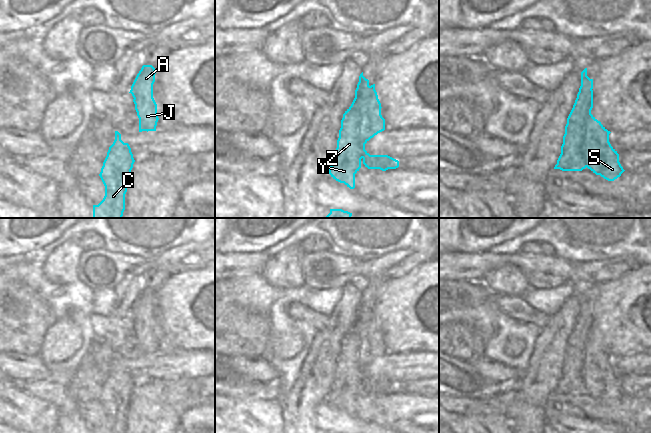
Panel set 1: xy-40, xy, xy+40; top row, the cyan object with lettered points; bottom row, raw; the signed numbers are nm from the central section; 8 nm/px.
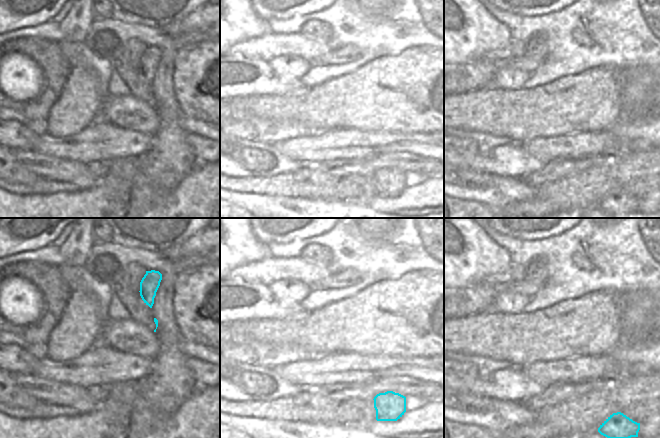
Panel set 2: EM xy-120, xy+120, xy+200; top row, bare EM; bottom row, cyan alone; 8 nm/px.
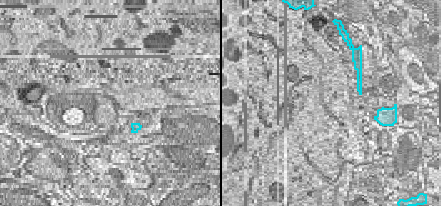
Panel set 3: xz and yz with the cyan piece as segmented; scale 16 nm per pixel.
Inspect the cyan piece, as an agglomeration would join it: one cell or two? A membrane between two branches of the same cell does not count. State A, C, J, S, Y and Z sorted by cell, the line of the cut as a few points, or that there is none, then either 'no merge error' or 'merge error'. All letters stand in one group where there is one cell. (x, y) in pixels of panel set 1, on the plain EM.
A J S / C Y Z; cut in xy+40 along (592, 314), (585, 346), (586, 390); merge error

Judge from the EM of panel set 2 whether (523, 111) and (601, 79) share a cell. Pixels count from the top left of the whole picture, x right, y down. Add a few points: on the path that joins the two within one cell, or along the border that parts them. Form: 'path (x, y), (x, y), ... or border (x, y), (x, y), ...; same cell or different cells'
path (542, 111), (577, 103), (582, 98); same cell

